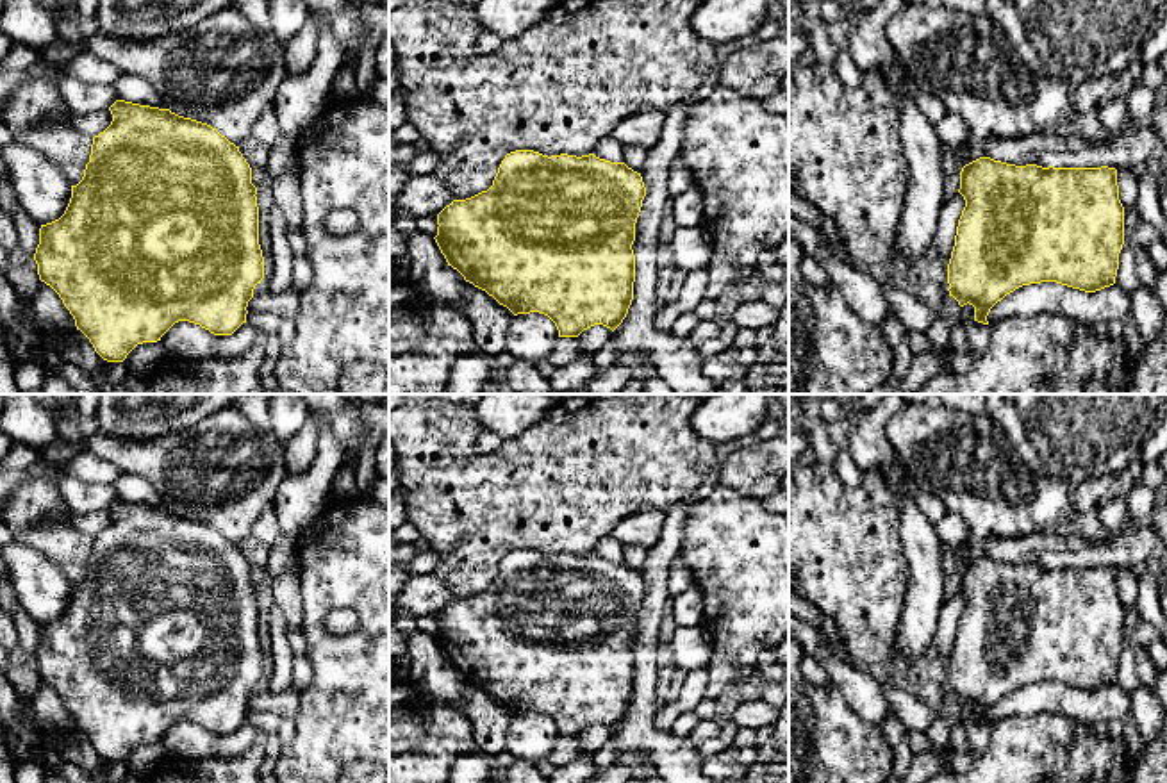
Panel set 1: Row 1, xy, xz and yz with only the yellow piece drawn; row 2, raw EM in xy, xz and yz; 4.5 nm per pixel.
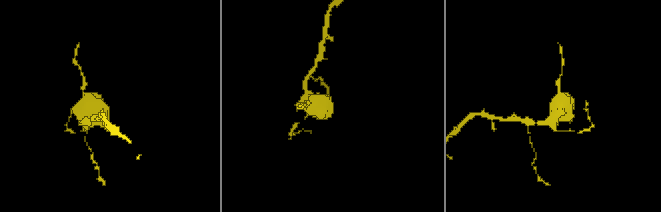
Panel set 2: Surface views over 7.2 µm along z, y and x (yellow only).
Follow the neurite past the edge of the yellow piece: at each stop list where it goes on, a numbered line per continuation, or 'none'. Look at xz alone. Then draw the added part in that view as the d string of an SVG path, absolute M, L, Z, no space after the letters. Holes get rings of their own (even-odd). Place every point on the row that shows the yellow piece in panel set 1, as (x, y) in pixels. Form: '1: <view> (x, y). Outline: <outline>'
none

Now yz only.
none

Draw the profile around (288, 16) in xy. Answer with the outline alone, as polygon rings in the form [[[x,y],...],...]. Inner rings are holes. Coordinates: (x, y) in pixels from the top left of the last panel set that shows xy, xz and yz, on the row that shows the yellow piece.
[[[269,0],[273,37],[289,43],[305,25],[310,9],[305,0]]]

